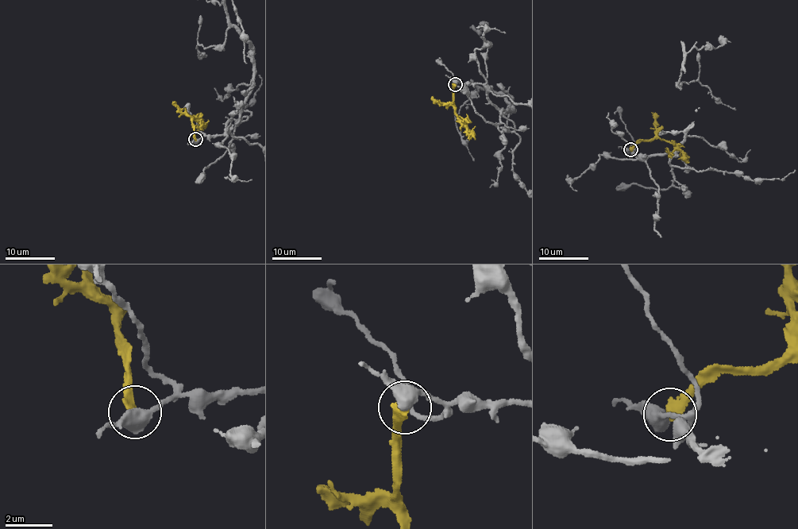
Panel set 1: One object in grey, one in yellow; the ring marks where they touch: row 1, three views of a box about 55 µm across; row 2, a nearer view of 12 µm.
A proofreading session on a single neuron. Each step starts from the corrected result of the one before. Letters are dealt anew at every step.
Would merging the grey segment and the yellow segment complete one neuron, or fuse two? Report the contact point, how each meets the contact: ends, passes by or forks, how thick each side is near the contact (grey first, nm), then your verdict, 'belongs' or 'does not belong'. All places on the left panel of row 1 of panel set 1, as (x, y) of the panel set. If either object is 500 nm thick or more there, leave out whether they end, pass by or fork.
place (195, 139); grey passes by; yellow ends; calibres 480 and 360 nm; does not belong

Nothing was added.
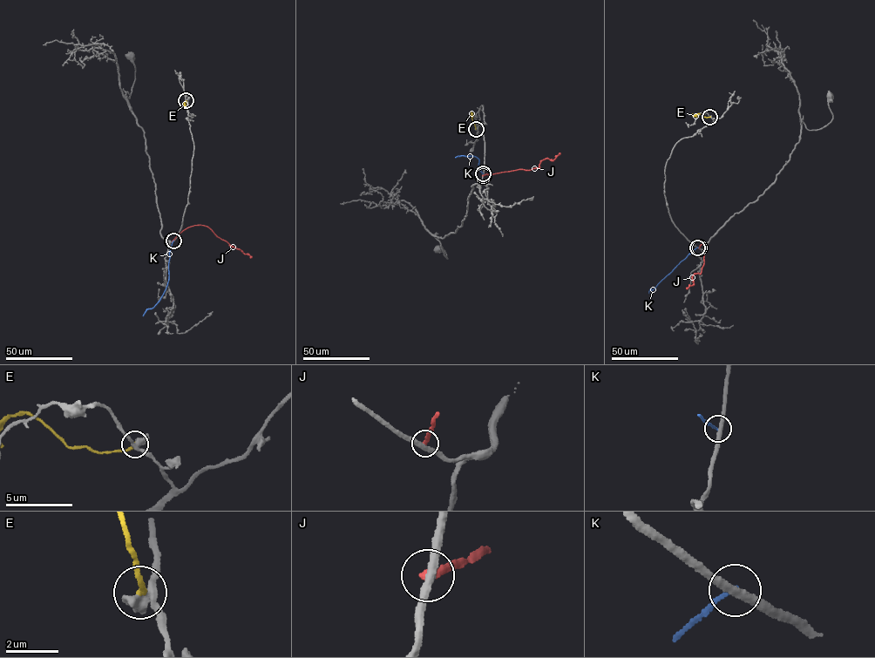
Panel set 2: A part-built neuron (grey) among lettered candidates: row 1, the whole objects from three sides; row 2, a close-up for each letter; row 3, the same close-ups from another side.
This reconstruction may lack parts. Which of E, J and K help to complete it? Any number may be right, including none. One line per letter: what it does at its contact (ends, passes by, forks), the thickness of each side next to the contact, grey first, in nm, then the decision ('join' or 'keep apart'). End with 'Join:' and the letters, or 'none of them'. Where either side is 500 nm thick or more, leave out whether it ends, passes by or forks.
E: it ends; calibres 440 and 200 nm; keep apart
J: it ends; calibres 340 and 280 nm; keep apart
K: it ends; calibres 320 and 140 nm; keep apart
Join: none of them

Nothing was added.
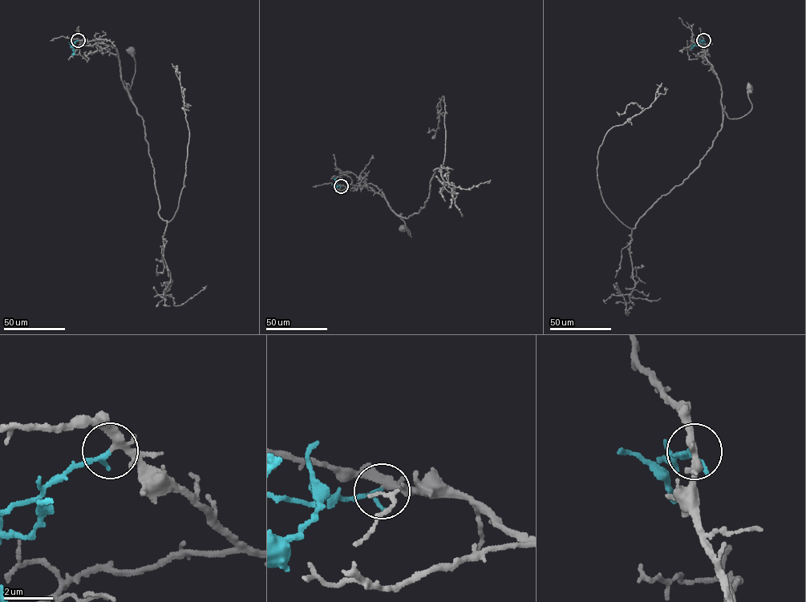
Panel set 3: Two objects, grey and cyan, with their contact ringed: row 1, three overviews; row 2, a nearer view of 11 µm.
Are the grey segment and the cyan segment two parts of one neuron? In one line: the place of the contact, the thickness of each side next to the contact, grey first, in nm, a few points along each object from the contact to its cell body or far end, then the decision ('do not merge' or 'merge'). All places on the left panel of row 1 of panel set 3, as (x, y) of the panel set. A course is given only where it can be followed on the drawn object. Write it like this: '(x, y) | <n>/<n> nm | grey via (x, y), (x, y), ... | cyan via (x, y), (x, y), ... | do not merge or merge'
(78, 40) | 280/200 nm | grey via (78, 40), (86, 45), (103, 43), (116, 49), (121, 80), (130, 90), (135, 73), (132, 51) | cyan via (78, 40), (70, 43), (74, 51), (71, 54) | merge

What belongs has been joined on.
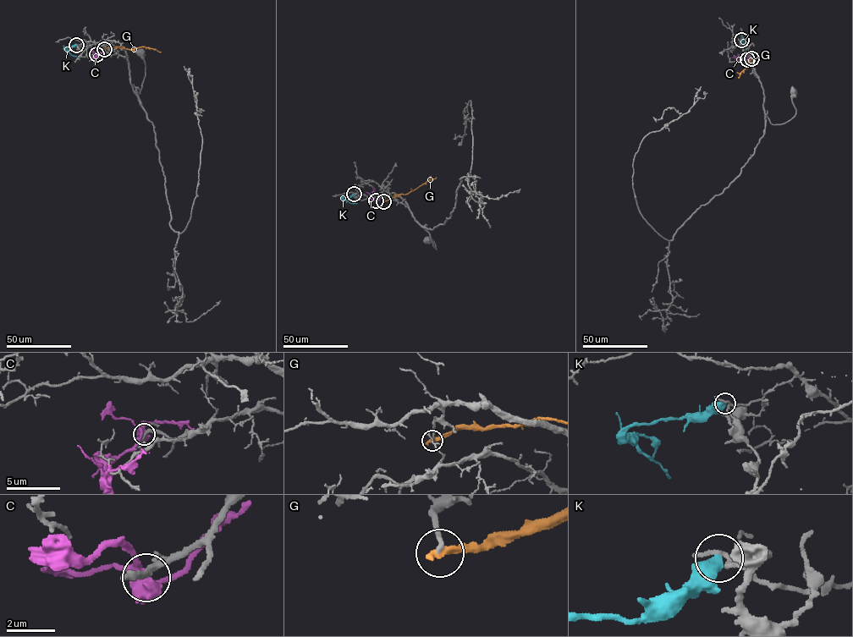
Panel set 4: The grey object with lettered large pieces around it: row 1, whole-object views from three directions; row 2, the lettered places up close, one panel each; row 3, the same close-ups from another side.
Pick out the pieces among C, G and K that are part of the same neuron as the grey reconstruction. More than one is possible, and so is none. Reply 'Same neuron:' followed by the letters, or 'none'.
Same neuron: none

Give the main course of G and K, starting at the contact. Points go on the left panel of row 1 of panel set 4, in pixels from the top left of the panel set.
G: (104, 49), (118, 46), (132, 49), (144, 46), (161, 52)
K: (76, 44), (64, 49), (78, 57)

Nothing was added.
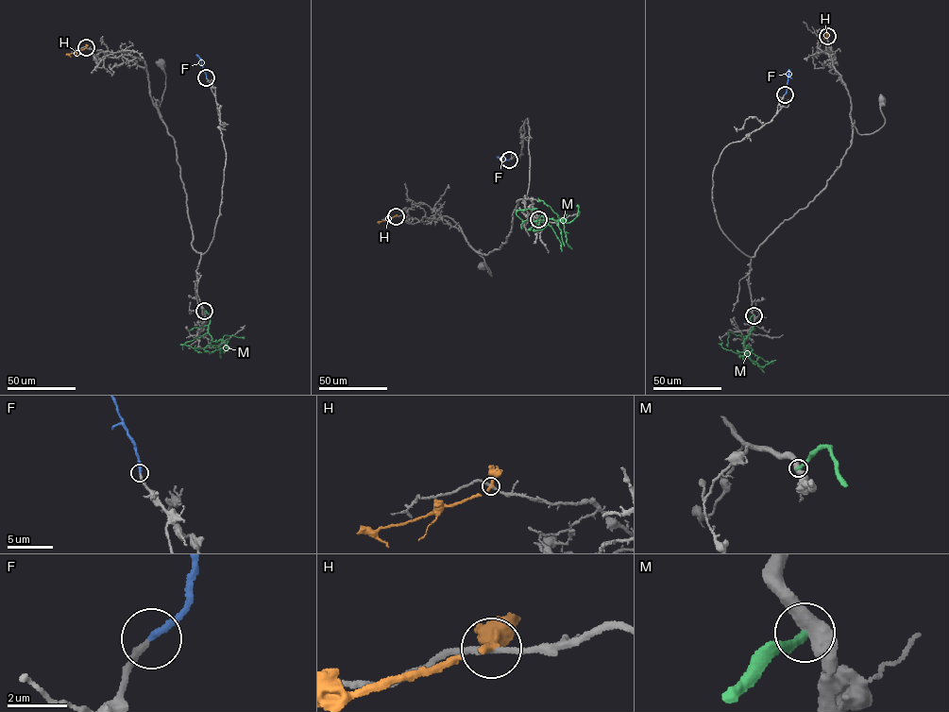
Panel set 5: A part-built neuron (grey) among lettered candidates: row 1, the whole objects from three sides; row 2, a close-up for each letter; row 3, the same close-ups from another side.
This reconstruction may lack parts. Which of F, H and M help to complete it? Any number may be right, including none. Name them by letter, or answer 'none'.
F

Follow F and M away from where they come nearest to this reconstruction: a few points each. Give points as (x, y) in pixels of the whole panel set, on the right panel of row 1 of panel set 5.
F: (785, 94), (788, 69)
M: (754, 314), (750, 319), (753, 330), (743, 344), (747, 356), (723, 348), (718, 344)

